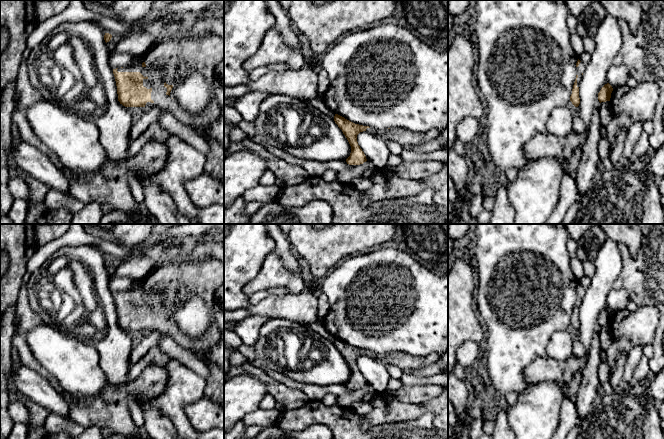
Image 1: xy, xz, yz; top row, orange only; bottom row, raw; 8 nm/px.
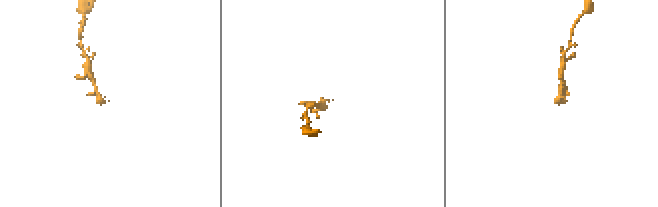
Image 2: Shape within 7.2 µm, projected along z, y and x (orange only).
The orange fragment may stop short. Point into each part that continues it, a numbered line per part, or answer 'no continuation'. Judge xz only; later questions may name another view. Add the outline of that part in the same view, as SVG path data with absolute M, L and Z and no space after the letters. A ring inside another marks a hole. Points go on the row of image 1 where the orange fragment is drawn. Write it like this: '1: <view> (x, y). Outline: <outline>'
1: xz (404, 137). Outline: M370 127L366 129L366 132L374 134L376 137L384 141L393 140L402 146L418 146L425 144L438 138L440 135L440 131L437 129L432 129L426 133L414 133L402 128L378 130Z

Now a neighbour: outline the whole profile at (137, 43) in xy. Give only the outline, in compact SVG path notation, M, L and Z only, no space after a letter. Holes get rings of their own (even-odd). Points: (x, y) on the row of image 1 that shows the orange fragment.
M164 30L156 36L133 32L127 38L117 39L114 48L110 52L127 52L134 55L147 54L162 42L174 39L177 36L176 33L170 34Z

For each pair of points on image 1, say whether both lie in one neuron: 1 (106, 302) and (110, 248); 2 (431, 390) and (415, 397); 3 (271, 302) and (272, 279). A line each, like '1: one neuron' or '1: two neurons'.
1: two neurons
2: one neuron
3: two neurons

